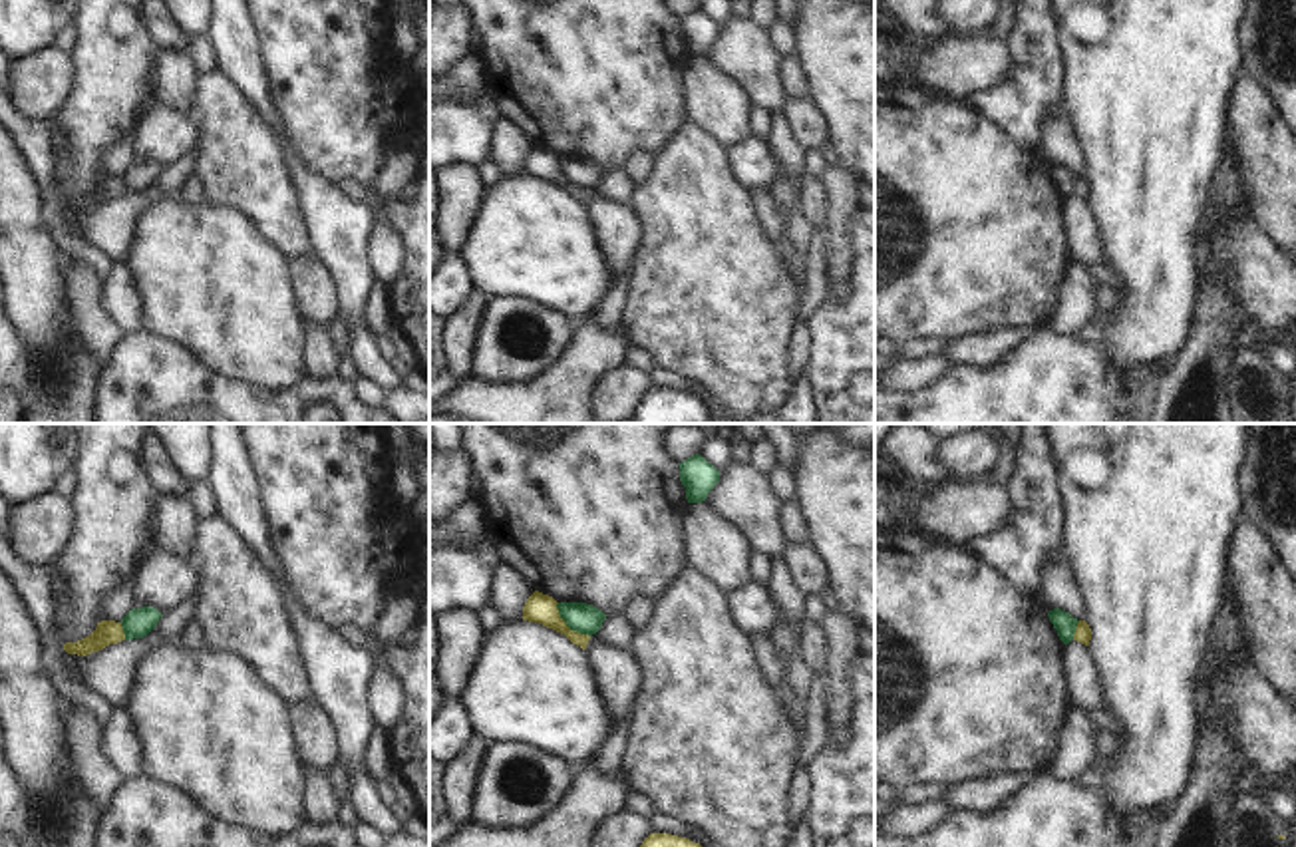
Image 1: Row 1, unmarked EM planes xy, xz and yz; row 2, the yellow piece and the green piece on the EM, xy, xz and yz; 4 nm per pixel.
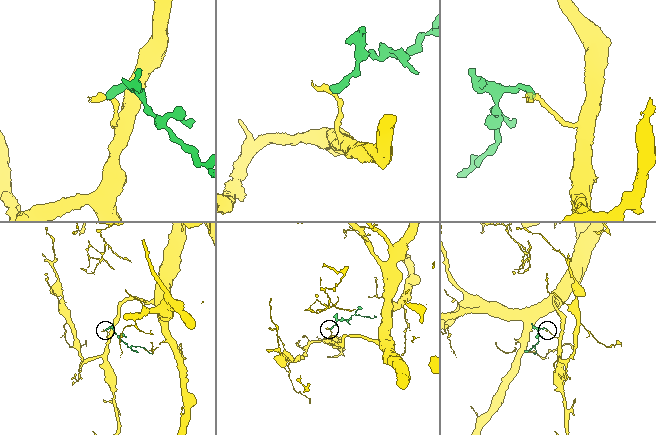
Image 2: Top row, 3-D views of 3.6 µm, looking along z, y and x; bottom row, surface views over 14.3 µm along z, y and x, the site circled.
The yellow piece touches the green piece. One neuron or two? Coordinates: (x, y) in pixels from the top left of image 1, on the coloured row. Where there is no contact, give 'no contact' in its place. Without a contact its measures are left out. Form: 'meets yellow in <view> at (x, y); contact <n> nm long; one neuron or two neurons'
meets yellow in xz at (565, 625); contact 190 nm long; two neurons

